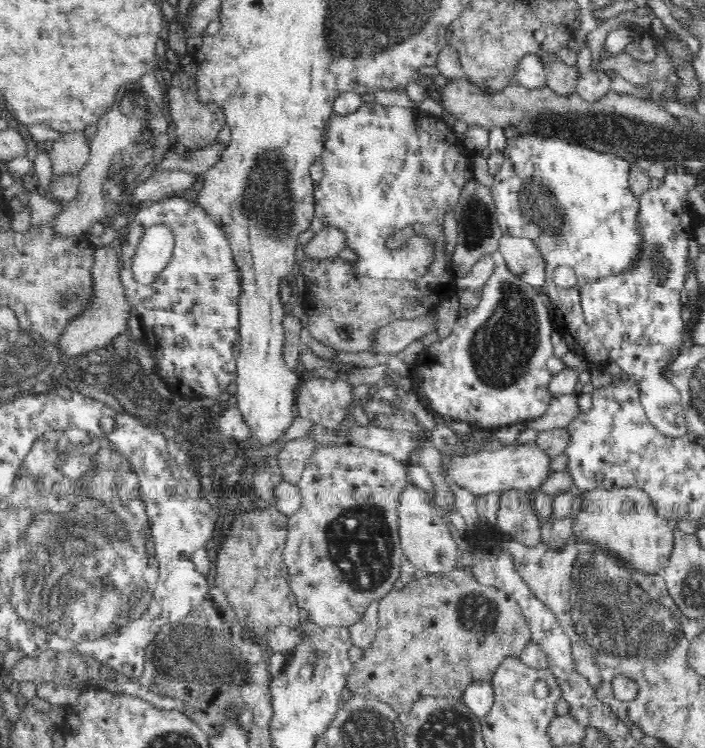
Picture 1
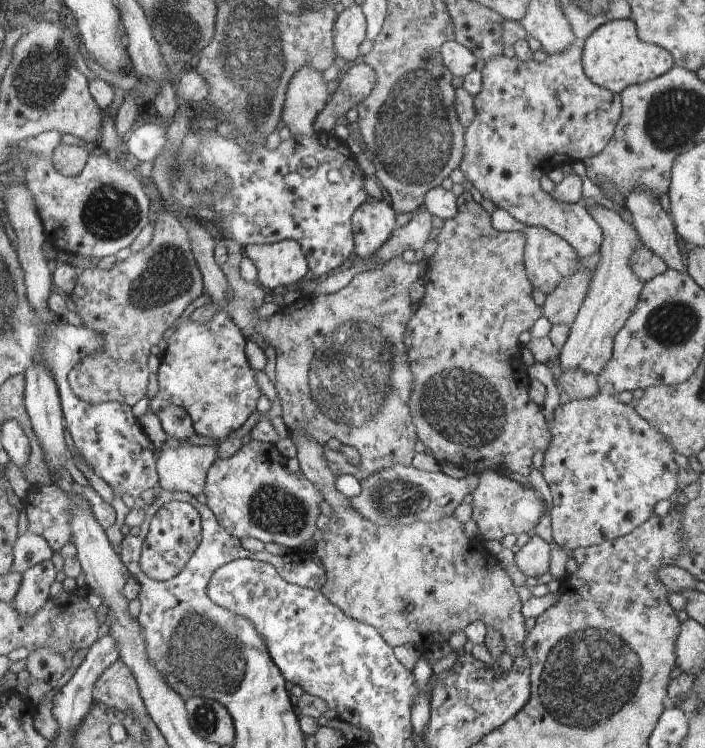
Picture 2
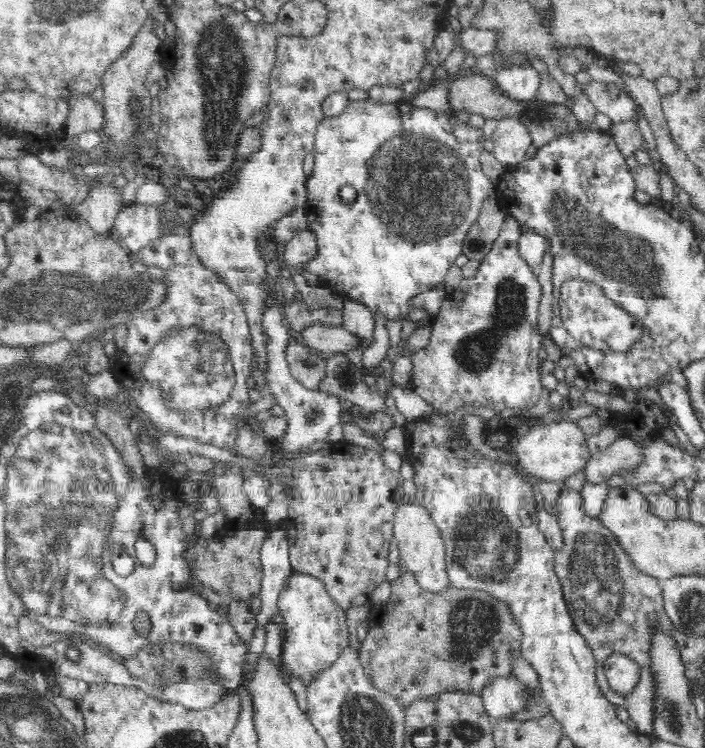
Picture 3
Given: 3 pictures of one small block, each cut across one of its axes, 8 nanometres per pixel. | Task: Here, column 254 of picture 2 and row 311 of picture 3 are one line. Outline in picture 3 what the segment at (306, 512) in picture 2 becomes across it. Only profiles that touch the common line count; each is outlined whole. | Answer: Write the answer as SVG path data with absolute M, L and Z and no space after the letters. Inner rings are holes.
M506 214L504 220L504 226L499 232L497 239L493 242L492 248L484 255L481 261L479 261L479 267L477 268L476 274L472 278L464 278L457 288L444 299L442 306L438 315L431 320L432 336L430 336L430 342L421 349L416 350L413 354L413 370L412 370L412 380L411 387L422 396L426 402L430 405L444 411L445 413L458 412L460 408L465 406L476 407L491 407L498 413L498 417L503 416L507 413L516 412L519 410L527 410L534 406L540 396L542 396L542 383L540 377L540 371L538 371L538 366L540 366L540 335L538 331L538 307L542 296L542 286L538 283L537 270L531 268L528 263L524 260L524 257L520 255L520 249L518 240L523 233L520 222L514 217Z

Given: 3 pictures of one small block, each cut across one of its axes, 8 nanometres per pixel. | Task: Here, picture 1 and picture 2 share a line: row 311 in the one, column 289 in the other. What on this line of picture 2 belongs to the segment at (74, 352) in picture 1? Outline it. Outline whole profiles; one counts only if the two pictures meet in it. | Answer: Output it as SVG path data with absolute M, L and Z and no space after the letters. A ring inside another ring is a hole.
M312 65L303 66L289 84L282 122L295 136L315 136L315 118L331 99L323 72Z

